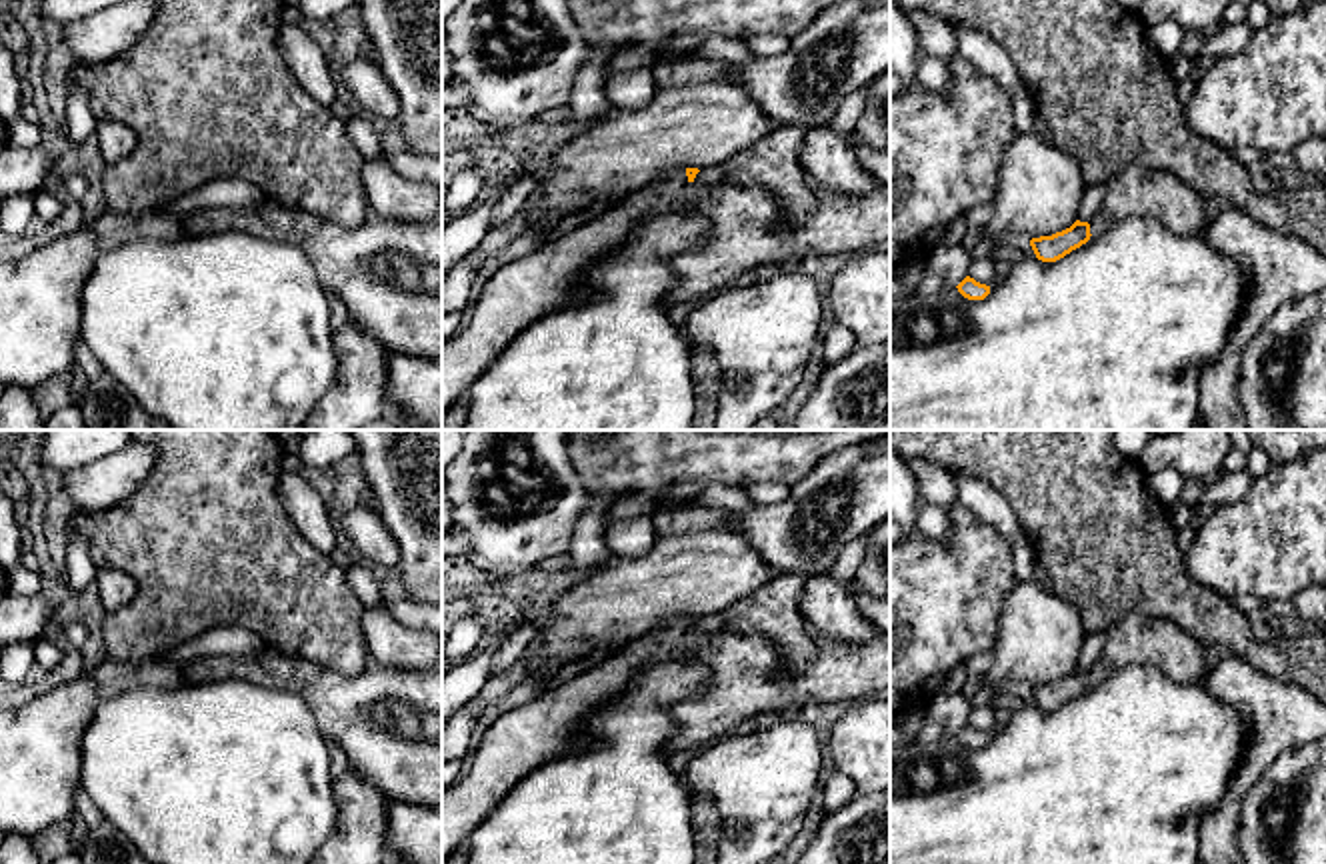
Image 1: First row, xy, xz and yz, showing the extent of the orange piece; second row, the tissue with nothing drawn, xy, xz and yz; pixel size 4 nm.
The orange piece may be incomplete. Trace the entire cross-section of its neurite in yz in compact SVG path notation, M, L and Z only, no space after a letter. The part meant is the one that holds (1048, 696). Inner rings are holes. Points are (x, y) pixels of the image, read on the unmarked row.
M1130 612L1106 632L1102 656L1090 670L1076 668L1062 680L1032 686L1030 694L1038 708L1056 710L1130 664L1154 666L1178 684L1202 682L1208 674L1204 644L1168 620Z

